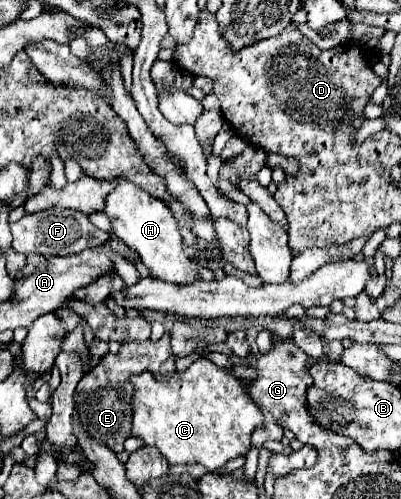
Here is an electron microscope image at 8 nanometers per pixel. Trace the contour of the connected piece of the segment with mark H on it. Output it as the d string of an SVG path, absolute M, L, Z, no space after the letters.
M123 179L121 185L107 195L105 213L111 217L113 233L137 251L141 263L151 271L151 279L173 285L191 285L201 281L201 265L183 251L183 237L179 233L177 219L165 201L151 197L141 187Z

